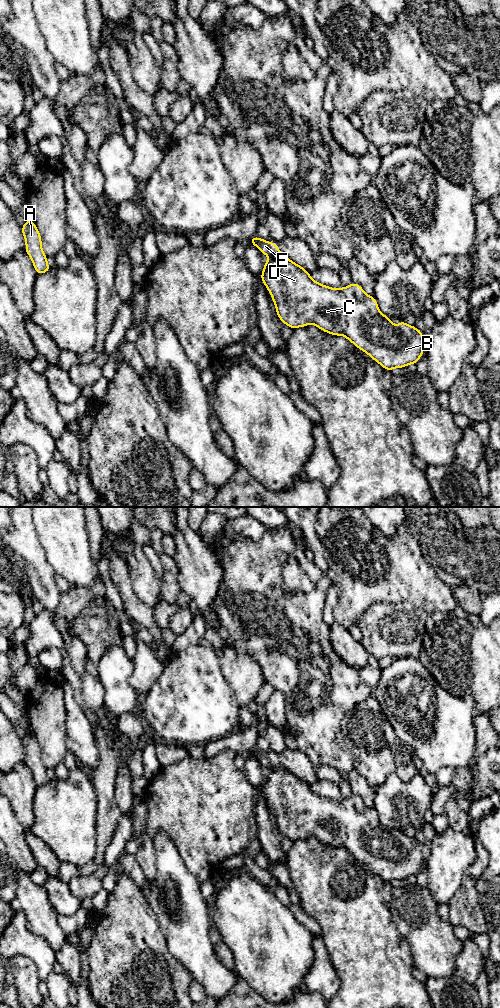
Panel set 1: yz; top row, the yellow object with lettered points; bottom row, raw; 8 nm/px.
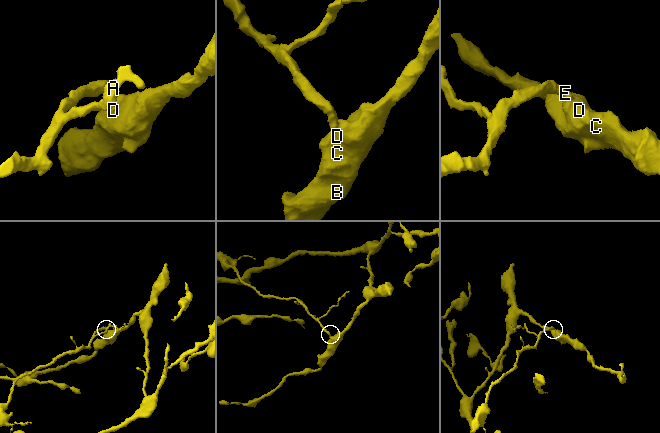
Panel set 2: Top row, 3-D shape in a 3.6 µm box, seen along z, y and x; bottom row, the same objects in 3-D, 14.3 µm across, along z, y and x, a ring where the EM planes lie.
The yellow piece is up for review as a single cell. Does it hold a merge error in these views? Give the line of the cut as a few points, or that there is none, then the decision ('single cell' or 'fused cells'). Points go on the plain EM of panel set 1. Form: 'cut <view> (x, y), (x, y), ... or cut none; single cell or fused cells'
cut yz (280, 766), (269, 770); fused cells

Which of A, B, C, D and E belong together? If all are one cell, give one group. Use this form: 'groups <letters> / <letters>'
groups A E / B C D

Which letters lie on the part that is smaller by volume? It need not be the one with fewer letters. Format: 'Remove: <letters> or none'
Remove: A, E

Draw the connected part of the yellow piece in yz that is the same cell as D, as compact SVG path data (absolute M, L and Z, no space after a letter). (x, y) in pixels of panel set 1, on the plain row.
M283 767L270 769L264 776L260 790L271 806L278 830L293 842L313 836L326 845L343 847L387 883L416 876L424 864L423 844L403 832L400 832L398 838L394 837L389 829L380 824L374 808L367 807L357 795L352 794L347 799L338 801L322 797L313 792L307 782Z

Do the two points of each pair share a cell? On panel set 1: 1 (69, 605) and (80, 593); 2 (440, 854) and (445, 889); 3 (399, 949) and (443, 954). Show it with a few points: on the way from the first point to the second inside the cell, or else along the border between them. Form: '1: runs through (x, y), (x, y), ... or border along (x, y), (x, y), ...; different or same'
1: runs through (72, 602), (78, 596); same
2: runs through (445, 863), (445, 880); same
3: border along (398, 929), (399, 935), (409, 947), (414, 965); different

